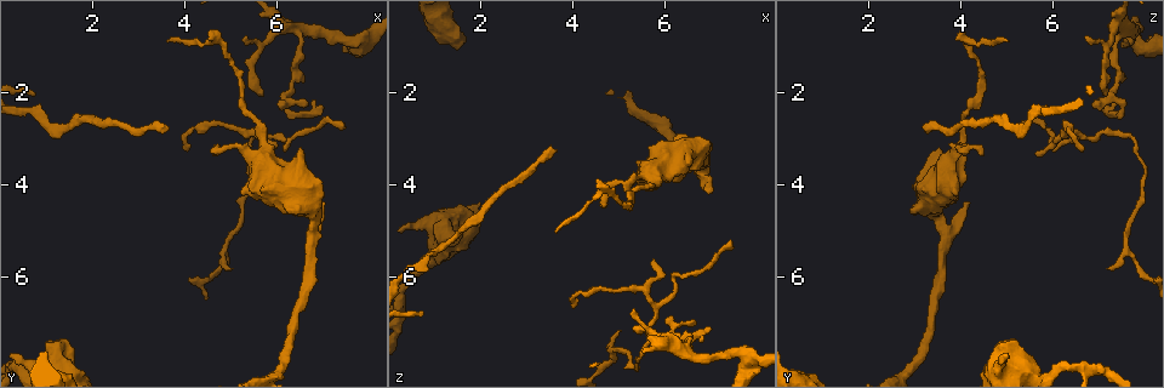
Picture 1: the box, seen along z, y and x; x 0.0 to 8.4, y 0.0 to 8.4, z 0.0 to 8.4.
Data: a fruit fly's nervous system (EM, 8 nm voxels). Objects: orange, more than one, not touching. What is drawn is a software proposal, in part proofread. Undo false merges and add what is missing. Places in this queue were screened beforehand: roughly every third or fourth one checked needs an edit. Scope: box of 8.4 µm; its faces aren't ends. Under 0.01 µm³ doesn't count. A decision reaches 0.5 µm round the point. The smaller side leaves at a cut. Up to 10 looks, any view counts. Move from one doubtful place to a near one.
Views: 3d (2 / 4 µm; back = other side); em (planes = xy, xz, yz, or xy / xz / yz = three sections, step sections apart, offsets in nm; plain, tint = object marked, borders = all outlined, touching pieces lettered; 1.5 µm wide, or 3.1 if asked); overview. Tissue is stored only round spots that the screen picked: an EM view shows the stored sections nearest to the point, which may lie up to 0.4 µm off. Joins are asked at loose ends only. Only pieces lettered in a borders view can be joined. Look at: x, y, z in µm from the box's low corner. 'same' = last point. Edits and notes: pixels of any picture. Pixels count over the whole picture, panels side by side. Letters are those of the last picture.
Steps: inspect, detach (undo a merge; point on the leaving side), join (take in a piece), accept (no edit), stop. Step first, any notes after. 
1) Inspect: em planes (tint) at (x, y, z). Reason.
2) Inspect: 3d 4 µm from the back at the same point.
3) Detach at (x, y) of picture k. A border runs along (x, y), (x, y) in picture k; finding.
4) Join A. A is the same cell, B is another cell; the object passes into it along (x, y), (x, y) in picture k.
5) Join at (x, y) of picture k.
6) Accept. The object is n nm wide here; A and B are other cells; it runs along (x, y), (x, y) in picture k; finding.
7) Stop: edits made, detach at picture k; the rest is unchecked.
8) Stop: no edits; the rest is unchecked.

Inspect: em planes (borders) at (7.80, 0.95, 7.80).

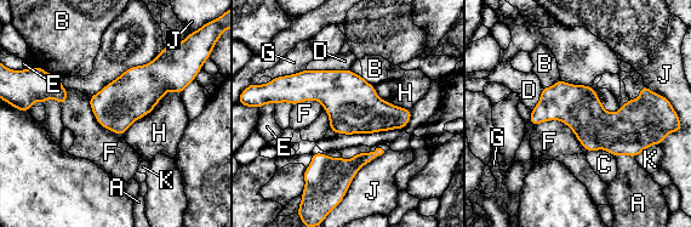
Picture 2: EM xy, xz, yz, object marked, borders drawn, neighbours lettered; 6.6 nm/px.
Accept. A, B, C, D, E, F, G, H, J and K are other cells; it runs along (654, 111), (532, 120) in picture 2; continuous, no second neuron.

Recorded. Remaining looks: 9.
Inspect: em yz step 4 (borders) at (7.00, 4.35, 4.20). Branch stops here.

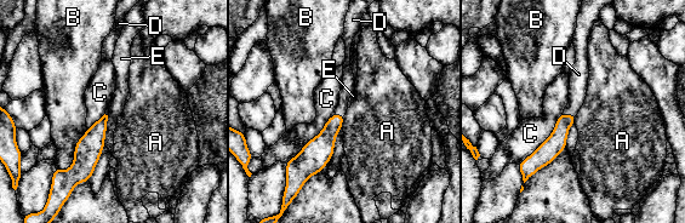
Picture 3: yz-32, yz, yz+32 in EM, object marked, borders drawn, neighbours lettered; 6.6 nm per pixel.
Inspect: em xy step 8 (borders) at the same point.

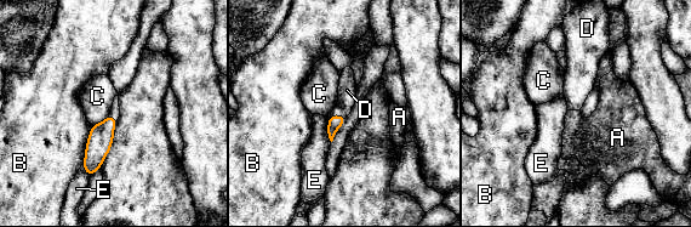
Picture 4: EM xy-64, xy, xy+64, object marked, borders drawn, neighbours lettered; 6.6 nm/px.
Join D. The longest contact is with B, 280 nm; D is the same cell, A, B, C and E are other cells; it goes on there.

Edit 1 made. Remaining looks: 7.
Inspect: em planes (plain) at (4.75, 0.90, 4.10). Sharp bend.

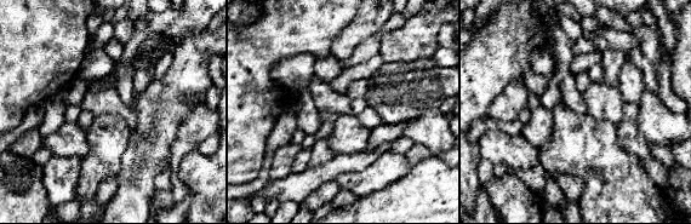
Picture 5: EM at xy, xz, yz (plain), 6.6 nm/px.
Inspect: em planes (tint) at the same point. With the object marked.

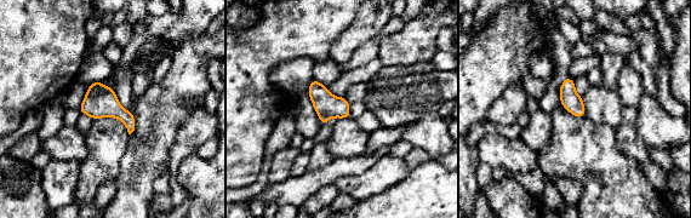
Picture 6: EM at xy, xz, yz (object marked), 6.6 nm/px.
Inspect: em planes (borders) at the same point. What lies round it.

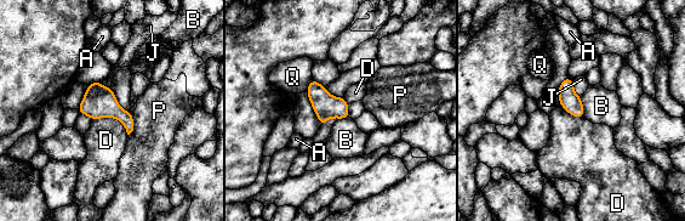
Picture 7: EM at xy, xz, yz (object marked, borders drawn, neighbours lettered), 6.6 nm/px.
Accept. A, B, D, J, P and Q are other cells; a border runs along (92, 119), (115, 118), (127, 135) in picture 7; all the same neuron.

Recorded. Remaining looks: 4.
Stop: edits made, join at picture 4; the rest is unchecked.

